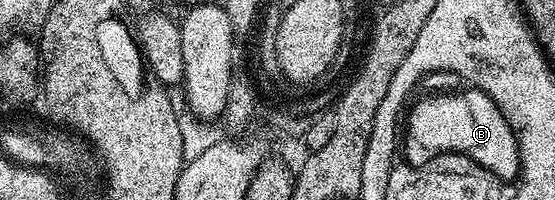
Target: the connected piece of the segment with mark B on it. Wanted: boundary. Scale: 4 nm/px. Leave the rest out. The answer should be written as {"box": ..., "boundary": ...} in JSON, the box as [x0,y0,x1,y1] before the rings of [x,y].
{"box":[403,88,519,181],"boundary":[[[467,88],[465,92],[435,96],[417,103],[405,128],[403,158],[413,167],[421,167],[444,153],[469,156],[489,172],[514,181],[519,175],[519,144],[500,108],[482,90]]]}

